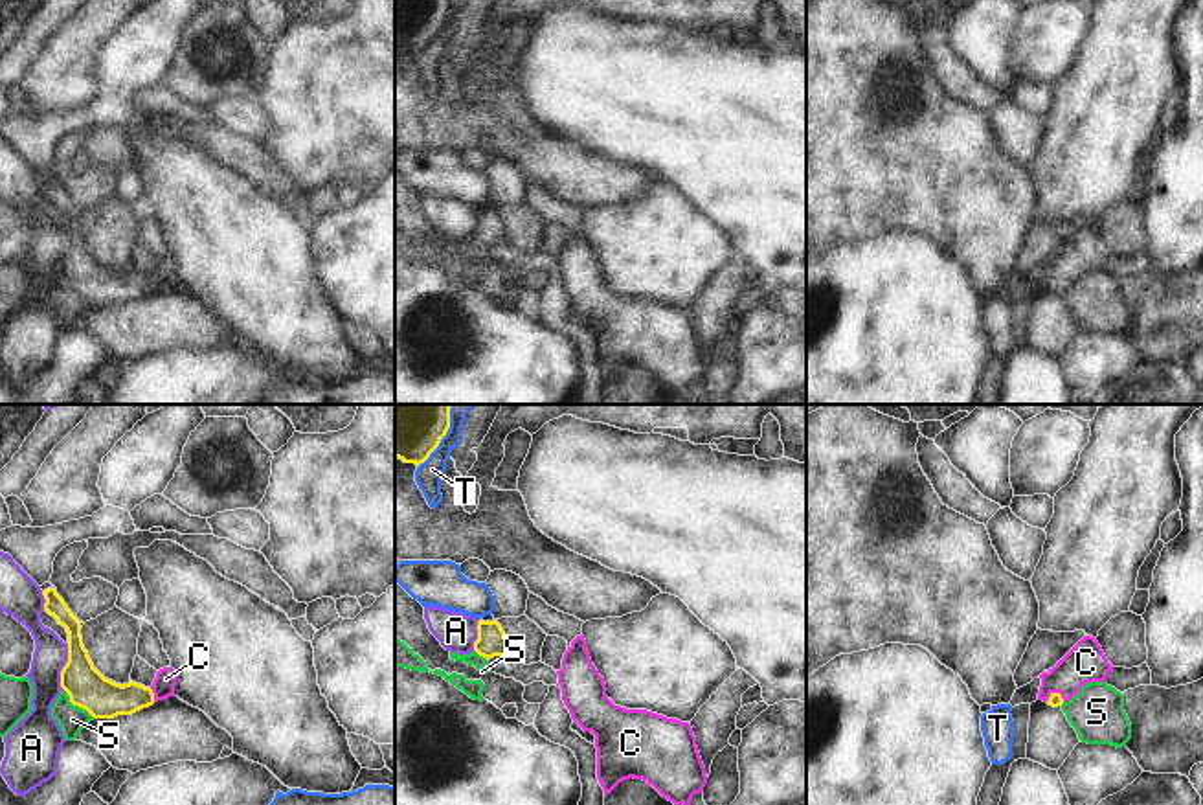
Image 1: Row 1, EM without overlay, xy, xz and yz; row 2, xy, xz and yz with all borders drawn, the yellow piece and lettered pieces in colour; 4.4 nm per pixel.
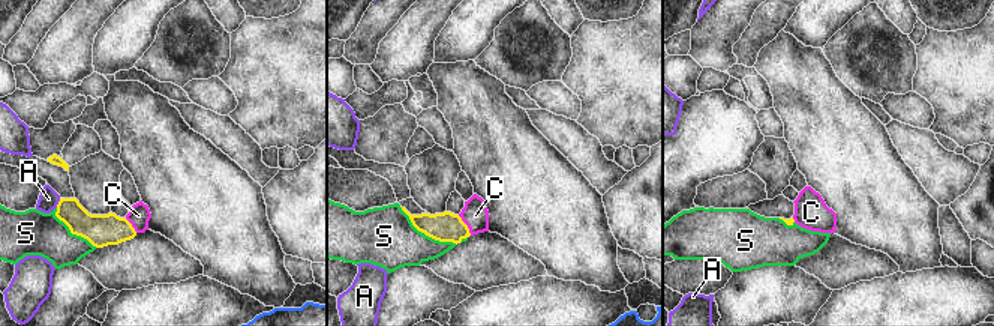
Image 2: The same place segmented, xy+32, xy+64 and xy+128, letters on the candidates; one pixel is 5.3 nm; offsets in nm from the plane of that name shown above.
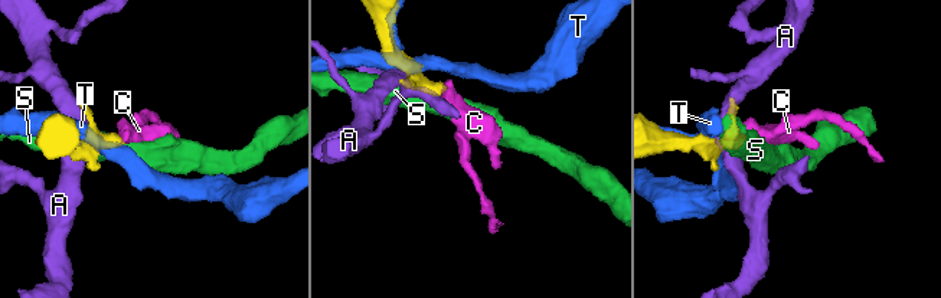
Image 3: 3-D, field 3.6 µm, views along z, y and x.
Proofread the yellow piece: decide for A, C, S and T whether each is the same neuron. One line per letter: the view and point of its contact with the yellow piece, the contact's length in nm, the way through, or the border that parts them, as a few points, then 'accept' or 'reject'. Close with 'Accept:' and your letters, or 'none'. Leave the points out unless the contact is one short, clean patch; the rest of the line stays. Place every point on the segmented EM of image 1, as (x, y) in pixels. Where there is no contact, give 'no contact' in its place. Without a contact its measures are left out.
A: xy (65, 666) | 200 nm | reject
C: xy (153, 695) | 70 nm | across xy (103, 699), (153, 695), (166, 679) | accept
S: xy (76, 704) | 190 nm | along xy (63, 688), (74, 704), (85, 708), (94, 717) | reject
T: xz (445, 434) | 320 nm | reject
Accept: C

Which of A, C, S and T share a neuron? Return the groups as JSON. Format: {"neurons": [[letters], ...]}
{"neurons": [["A"], ["C"], ["S"], ["T"]]}

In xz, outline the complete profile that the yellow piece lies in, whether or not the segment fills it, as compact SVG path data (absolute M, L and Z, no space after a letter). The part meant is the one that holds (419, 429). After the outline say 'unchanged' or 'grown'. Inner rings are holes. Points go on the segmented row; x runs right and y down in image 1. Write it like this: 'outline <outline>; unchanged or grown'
outline M395 404L395 458L424 463L450 428L452 404Z; unchanged

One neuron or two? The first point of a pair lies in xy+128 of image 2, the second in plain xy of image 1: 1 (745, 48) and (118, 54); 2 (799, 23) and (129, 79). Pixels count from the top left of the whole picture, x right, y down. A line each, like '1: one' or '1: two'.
1: two
2: one

